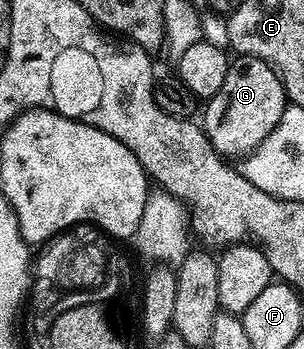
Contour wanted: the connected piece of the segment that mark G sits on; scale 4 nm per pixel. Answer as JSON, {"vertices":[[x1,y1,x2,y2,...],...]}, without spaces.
{"vertices":[[253,55,233,58,226,69,226,78,222,80,222,89,218,89,218,93,214,93,214,97,203,104,204,135,222,157,247,156,249,151,266,141,287,106,288,94,284,92,278,73,269,63]]}

